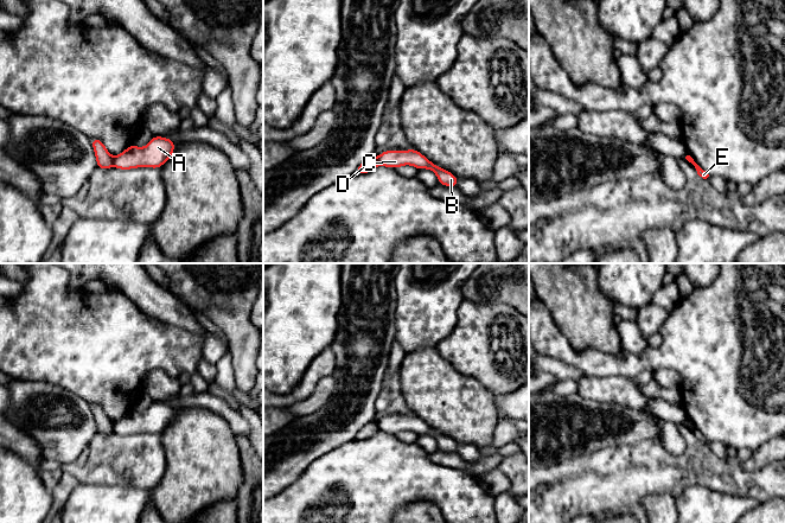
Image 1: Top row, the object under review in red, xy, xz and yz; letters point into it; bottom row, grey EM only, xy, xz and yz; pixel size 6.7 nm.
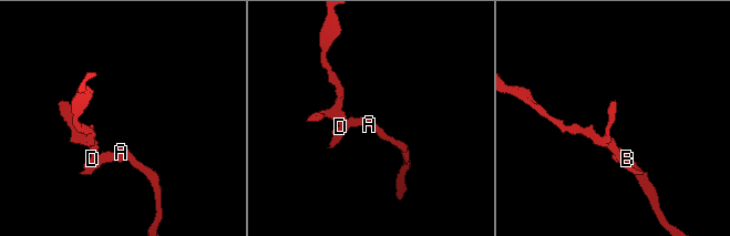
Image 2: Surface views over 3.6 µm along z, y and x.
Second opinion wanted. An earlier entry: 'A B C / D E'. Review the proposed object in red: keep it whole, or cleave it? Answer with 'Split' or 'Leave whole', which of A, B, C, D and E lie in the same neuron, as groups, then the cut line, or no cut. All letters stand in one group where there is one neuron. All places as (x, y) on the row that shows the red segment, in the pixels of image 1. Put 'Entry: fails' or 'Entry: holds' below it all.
Split. Groups: A B C / D E. Split along xy (112, 158), (114, 165)
Entry: holds

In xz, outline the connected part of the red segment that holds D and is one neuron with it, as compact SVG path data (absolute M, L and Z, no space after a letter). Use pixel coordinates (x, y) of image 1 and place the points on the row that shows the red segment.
M375 157L366 158L356 170L356 174L366 174L374 171L379 165L378 159Z

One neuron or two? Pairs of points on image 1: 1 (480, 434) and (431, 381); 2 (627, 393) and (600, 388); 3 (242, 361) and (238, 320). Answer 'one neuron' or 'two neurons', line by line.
1: one neuron
2: one neuron
3: one neuron

